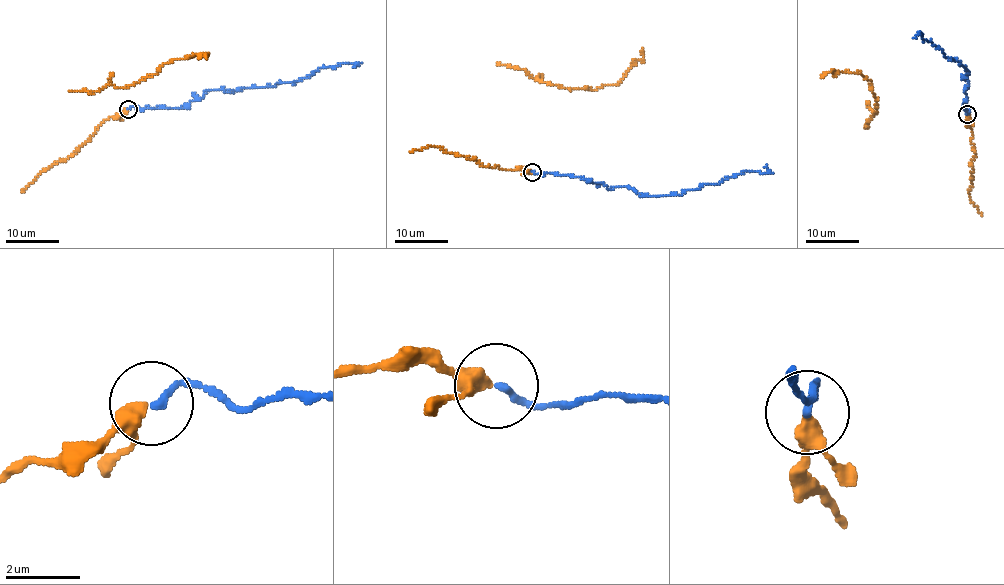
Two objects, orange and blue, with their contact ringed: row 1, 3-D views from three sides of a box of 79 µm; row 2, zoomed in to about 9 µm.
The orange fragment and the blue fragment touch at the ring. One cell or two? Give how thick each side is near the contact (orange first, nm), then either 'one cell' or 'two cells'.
360/190 nm | one cell

